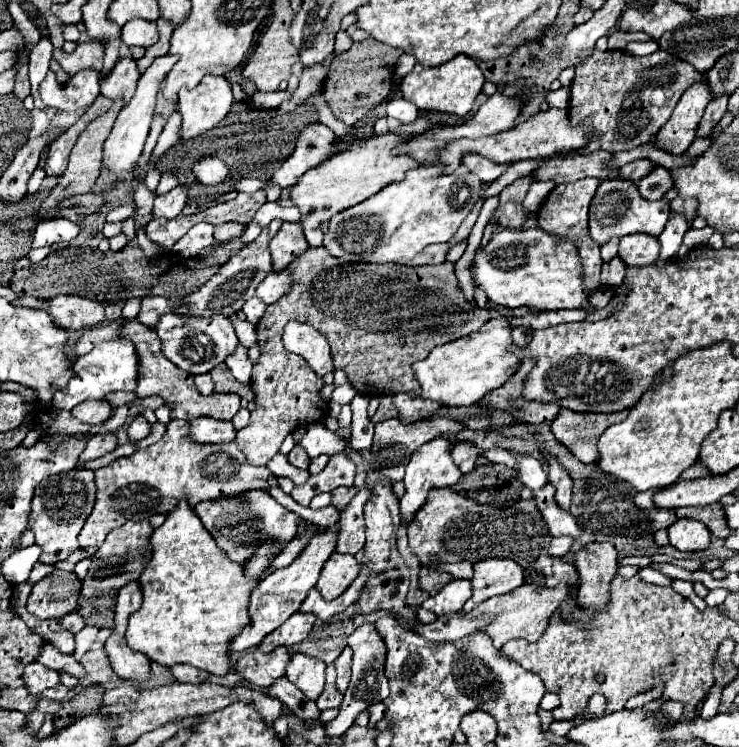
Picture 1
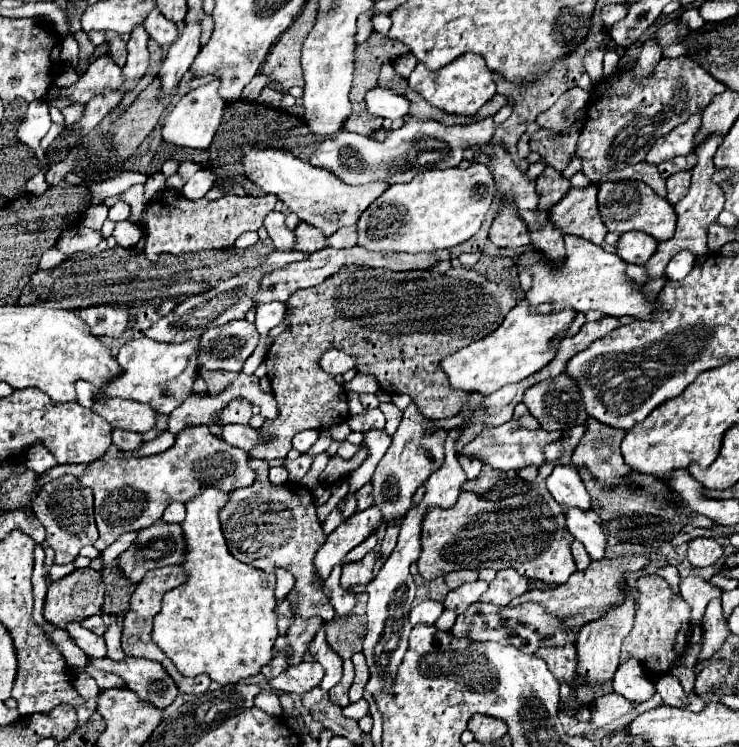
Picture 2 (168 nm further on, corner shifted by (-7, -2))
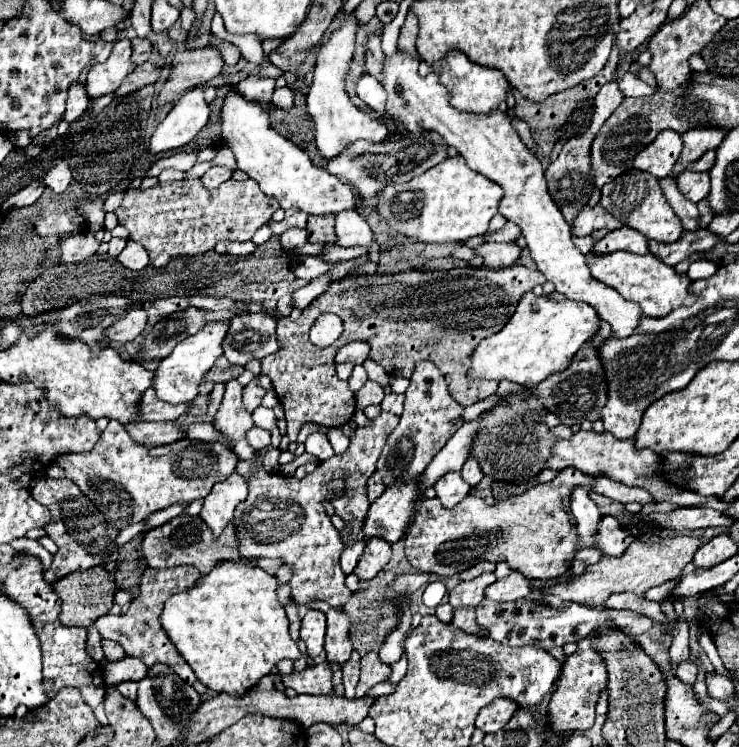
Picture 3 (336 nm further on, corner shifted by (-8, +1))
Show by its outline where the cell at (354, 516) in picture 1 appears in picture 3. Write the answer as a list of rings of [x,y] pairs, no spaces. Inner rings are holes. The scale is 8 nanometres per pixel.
[[[359,540],[357,544],[349,544],[349,546],[343,548],[339,562],[341,562],[341,570],[343,570],[345,574],[351,574],[351,572],[353,572],[353,568],[357,566],[363,550],[365,550],[365,540]]]

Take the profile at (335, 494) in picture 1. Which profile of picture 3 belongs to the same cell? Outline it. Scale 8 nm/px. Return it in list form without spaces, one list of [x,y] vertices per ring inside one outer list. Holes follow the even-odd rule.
[[[375,472],[371,478],[369,478],[369,484],[367,484],[367,496],[369,496],[369,500],[373,502],[377,496],[381,496],[385,492],[385,486],[383,486],[383,482],[381,482],[381,476]]]

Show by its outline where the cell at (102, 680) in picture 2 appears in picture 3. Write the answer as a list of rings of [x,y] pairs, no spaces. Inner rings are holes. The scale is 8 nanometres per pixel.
[[[133,680],[119,682],[119,684],[115,684],[115,688],[117,688],[123,696],[127,696],[127,698],[131,698],[131,700],[137,698],[137,682],[133,682]]]

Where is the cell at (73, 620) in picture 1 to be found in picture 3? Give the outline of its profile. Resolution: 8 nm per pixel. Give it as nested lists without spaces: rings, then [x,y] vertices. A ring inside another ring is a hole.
[[[177,566],[177,568],[163,568],[163,570],[157,570],[157,568],[147,568],[141,576],[141,586],[139,586],[139,596],[131,602],[131,608],[127,610],[125,616],[101,616],[99,620],[95,620],[95,628],[99,630],[99,634],[103,638],[109,638],[109,640],[115,640],[119,642],[123,648],[125,648],[125,654],[131,656],[131,658],[139,658],[143,660],[147,666],[153,666],[157,662],[163,662],[167,666],[171,666],[189,686],[193,686],[199,694],[205,694],[207,688],[197,680],[197,676],[193,674],[193,670],[189,668],[189,664],[179,656],[179,652],[175,650],[175,646],[171,644],[171,640],[167,638],[165,630],[161,628],[159,624],[159,614],[163,610],[163,604],[169,596],[181,592],[181,590],[187,590],[191,588],[197,578],[201,574],[197,572],[197,568],[193,566]]]

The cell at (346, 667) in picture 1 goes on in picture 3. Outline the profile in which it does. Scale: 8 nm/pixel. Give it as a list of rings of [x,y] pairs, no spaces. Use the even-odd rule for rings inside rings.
[[[377,652],[365,654],[361,658],[361,680],[357,684],[357,698],[363,698],[371,686],[383,682],[389,676],[389,672],[391,668],[377,658]]]

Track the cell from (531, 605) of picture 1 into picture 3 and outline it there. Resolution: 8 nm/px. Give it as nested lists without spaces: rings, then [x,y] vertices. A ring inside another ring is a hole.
[[[675,536],[665,538],[659,542],[633,542],[623,556],[607,558],[603,556],[597,564],[585,568],[581,576],[571,576],[545,592],[559,596],[561,600],[571,600],[585,606],[603,606],[611,594],[631,592],[631,594],[645,594],[649,588],[659,586],[671,578],[677,578],[681,570],[693,560],[693,554],[701,546],[699,538],[693,536]]]

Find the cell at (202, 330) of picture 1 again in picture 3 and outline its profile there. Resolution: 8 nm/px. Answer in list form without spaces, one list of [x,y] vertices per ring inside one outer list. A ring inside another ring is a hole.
[[[241,314],[229,322],[229,332],[223,340],[223,356],[231,364],[245,366],[249,360],[263,360],[277,352],[275,320],[269,314]]]

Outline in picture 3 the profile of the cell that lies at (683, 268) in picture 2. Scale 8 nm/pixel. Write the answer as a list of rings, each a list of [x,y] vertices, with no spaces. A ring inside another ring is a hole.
[[[701,260],[701,262],[693,262],[687,270],[687,276],[691,280],[699,280],[699,278],[709,278],[711,274],[715,274],[717,264],[711,260]]]

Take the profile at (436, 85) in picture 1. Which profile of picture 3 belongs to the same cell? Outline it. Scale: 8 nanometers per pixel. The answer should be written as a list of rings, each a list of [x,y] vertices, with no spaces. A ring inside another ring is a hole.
[[[453,52],[445,62],[435,64],[435,66],[421,62],[419,72],[421,74],[439,72],[439,80],[451,96],[449,104],[457,110],[475,112],[475,114],[489,114],[493,110],[500,110],[505,113],[508,110],[506,98],[507,92],[509,92],[509,82],[507,82],[507,78],[495,68],[487,68],[487,66],[479,66],[479,64],[471,62],[463,52]]]

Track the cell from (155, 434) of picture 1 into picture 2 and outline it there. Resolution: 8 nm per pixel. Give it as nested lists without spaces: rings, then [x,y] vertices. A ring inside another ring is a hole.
[[[234,399],[224,411],[222,411],[222,425],[228,423],[248,423],[252,417],[252,403],[246,399]]]

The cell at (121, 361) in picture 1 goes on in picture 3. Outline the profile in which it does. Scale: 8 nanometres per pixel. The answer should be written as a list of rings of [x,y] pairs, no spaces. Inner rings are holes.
[[[229,320],[209,322],[197,334],[187,336],[185,340],[181,340],[167,358],[161,358],[157,362],[157,368],[153,370],[153,390],[157,392],[159,400],[171,402],[171,404],[189,404],[197,398],[199,384],[203,382],[203,378],[207,376],[207,372],[211,370],[211,366],[215,364],[215,360],[223,352],[221,340],[227,332],[227,326],[229,326]]]

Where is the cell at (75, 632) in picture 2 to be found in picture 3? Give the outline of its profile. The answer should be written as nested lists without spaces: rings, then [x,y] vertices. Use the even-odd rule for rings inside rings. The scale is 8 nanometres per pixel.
[[[101,640],[101,646],[103,646],[105,658],[107,658],[109,662],[113,662],[113,660],[119,660],[119,658],[123,658],[123,656],[125,656],[123,648],[121,648],[117,642],[113,642],[113,640]]]

